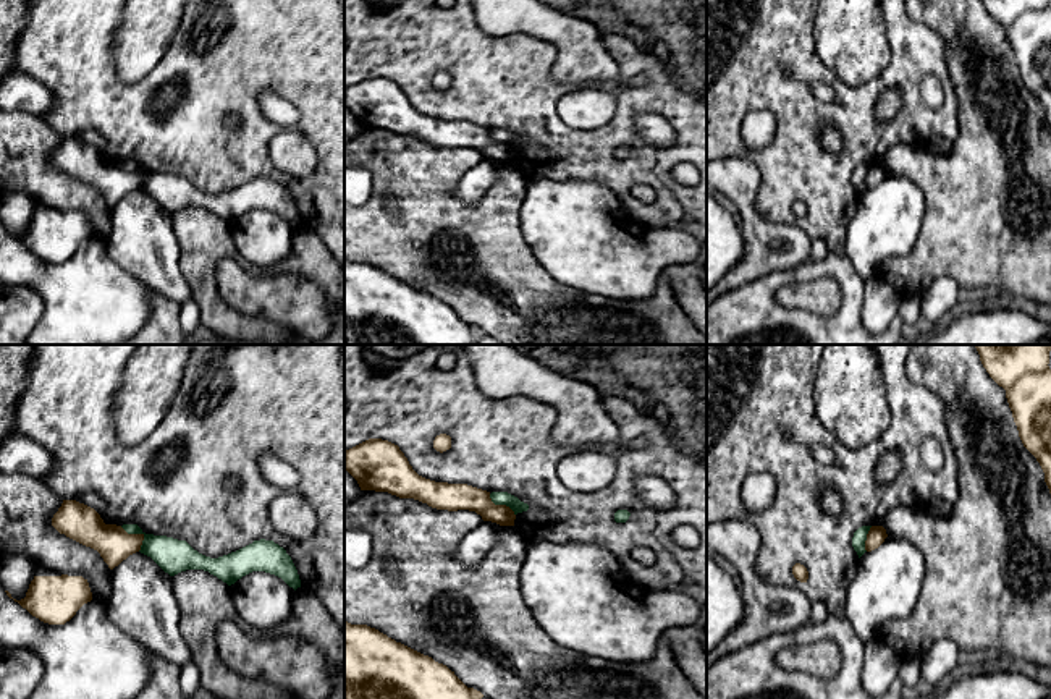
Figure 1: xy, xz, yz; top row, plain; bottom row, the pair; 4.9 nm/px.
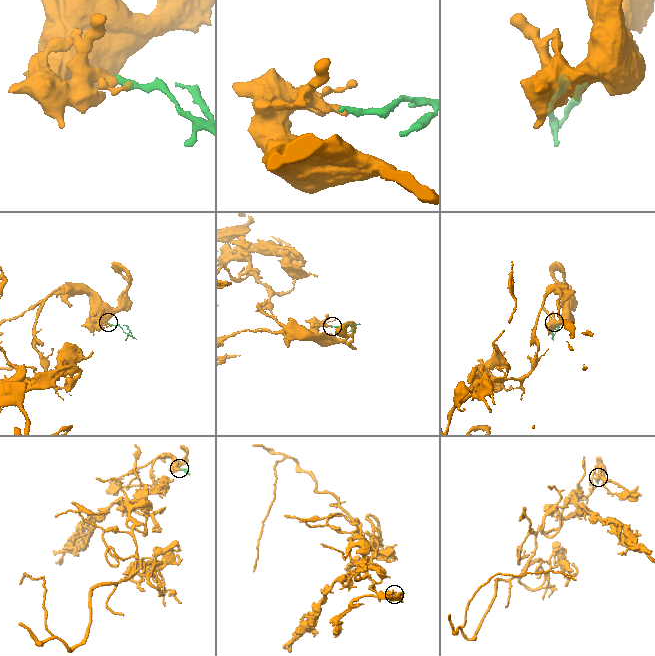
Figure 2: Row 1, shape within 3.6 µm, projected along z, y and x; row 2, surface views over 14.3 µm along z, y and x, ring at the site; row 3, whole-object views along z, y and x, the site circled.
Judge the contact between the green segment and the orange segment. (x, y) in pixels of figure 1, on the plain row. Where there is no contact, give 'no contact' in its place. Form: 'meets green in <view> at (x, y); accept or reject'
meets green in xy at (139, 170); reject

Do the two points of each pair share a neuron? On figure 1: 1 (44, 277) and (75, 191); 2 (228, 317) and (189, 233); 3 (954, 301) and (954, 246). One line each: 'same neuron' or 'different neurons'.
1: different neurons
2: same neuron
3: different neurons

